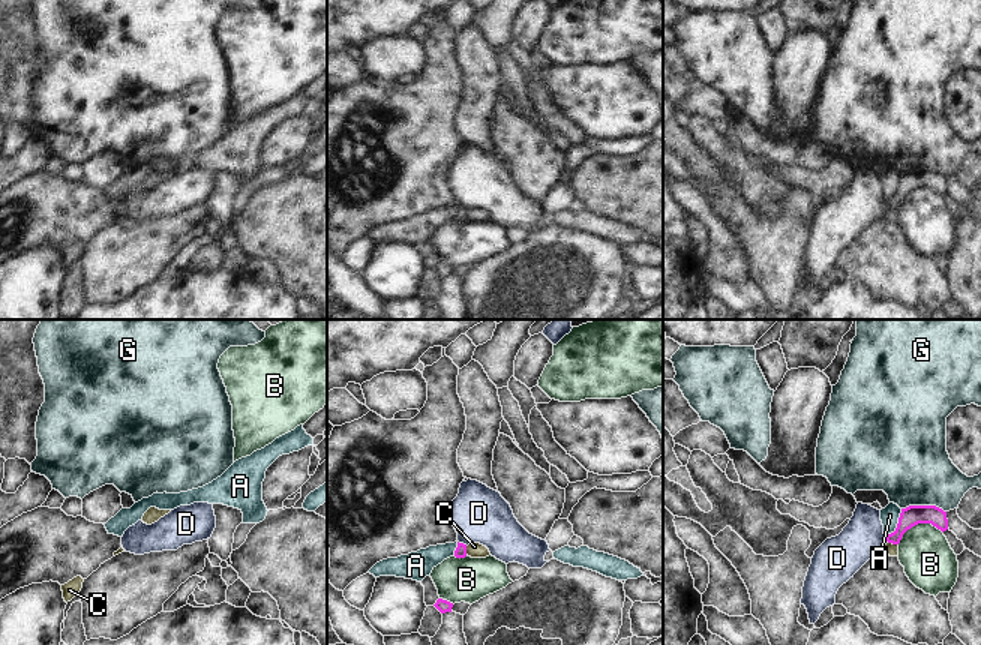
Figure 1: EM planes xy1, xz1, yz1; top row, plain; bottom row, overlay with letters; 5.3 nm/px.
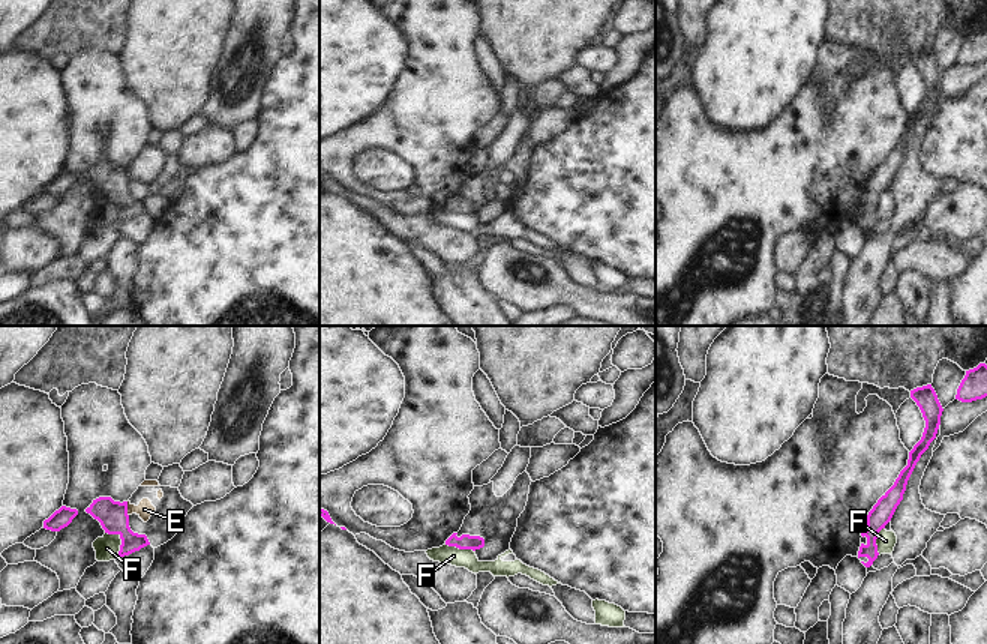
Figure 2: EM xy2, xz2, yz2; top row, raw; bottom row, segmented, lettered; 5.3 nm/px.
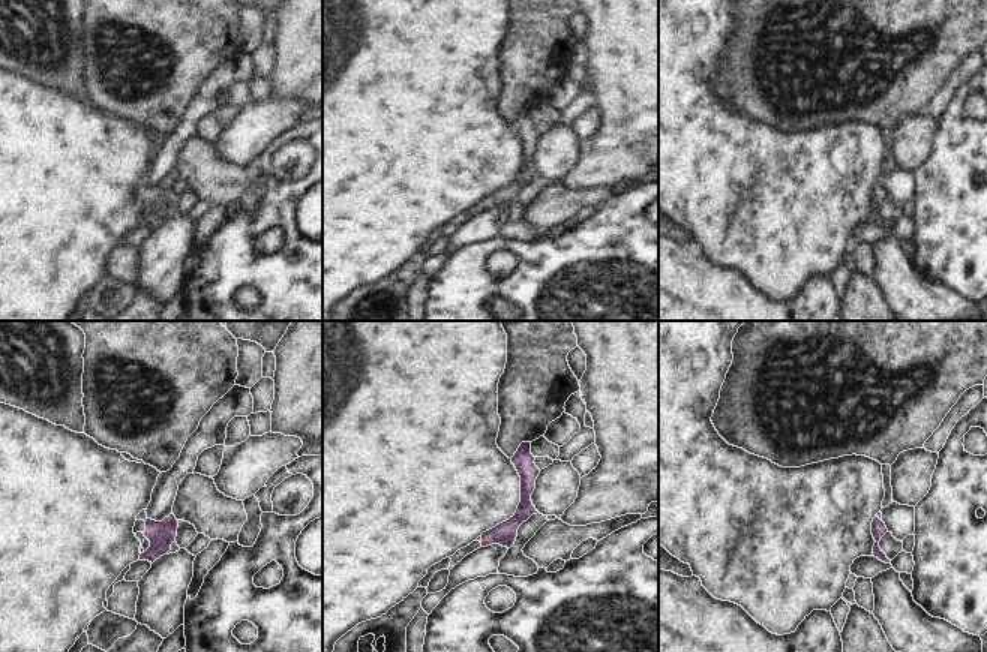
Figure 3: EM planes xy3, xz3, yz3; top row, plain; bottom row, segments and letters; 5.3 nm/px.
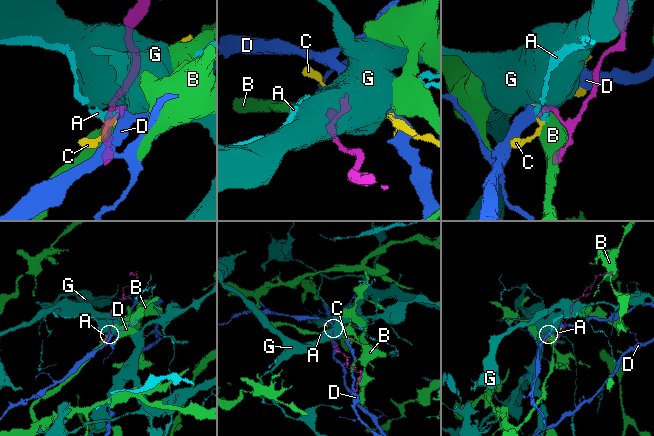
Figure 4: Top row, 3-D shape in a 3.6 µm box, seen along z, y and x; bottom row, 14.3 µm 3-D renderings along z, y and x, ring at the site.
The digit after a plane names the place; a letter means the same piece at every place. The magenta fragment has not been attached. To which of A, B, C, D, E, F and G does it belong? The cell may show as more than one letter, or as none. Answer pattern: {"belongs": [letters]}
{"belongs": []}

